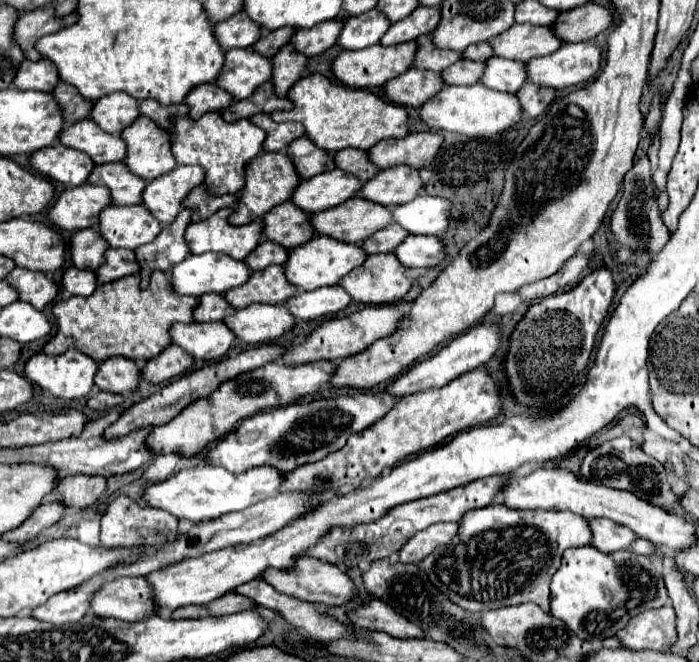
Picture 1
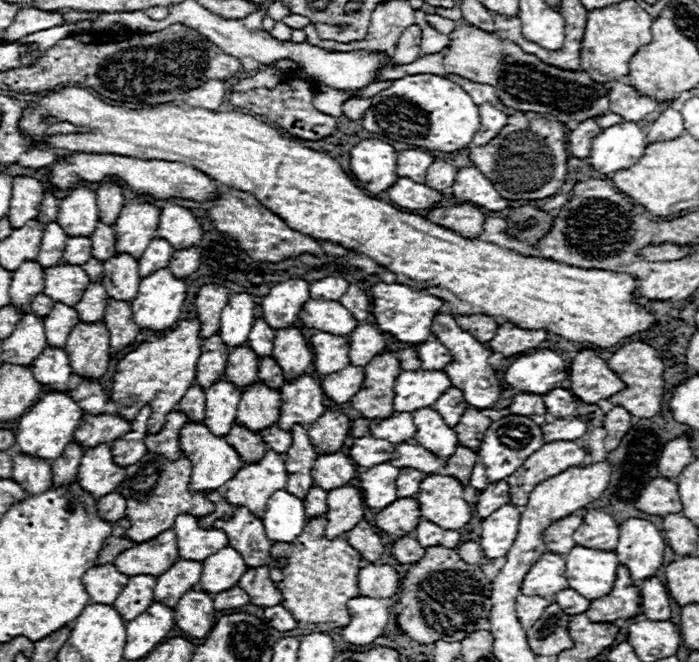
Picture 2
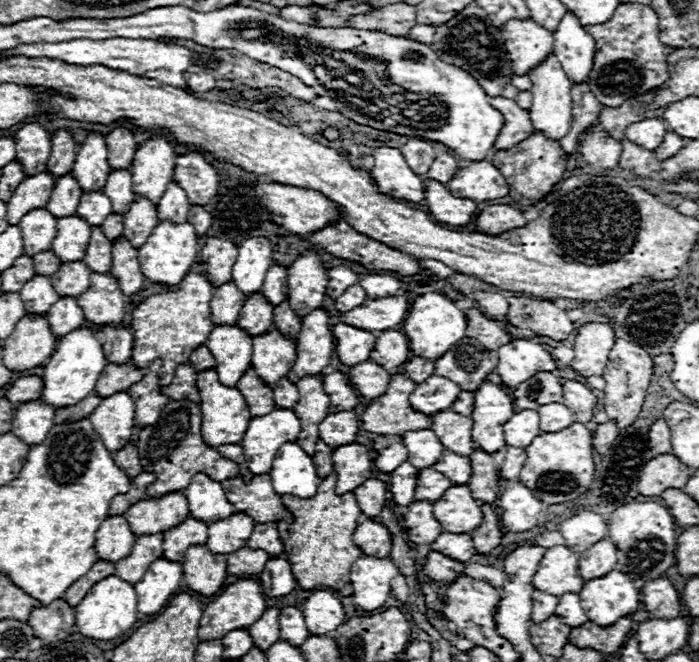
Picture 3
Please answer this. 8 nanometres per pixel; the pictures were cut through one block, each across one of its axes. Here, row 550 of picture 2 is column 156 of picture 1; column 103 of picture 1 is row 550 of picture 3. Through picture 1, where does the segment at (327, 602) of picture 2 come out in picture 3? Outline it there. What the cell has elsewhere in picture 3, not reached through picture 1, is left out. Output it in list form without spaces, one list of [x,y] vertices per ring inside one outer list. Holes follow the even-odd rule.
[[[334,472],[326,476],[316,496],[312,498],[298,498],[292,494],[284,494],[282,502],[292,512],[294,520],[278,522],[280,538],[284,542],[284,554],[290,556],[292,572],[296,576],[296,582],[304,590],[314,590],[316,586],[330,586],[340,596],[352,596],[352,584],[350,584],[350,566],[352,562],[362,556],[362,550],[354,544],[352,534],[358,526],[358,520],[362,518],[362,510],[358,508],[354,492],[346,492],[338,496],[334,492],[336,476]]]

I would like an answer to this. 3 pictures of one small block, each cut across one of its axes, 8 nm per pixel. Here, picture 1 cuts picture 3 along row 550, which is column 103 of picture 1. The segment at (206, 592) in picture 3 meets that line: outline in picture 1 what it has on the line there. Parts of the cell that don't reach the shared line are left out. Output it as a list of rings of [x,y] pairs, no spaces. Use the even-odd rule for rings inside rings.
[[[76,186],[64,190],[50,210],[50,220],[62,230],[96,228],[100,210],[112,204],[112,194],[104,186]]]

